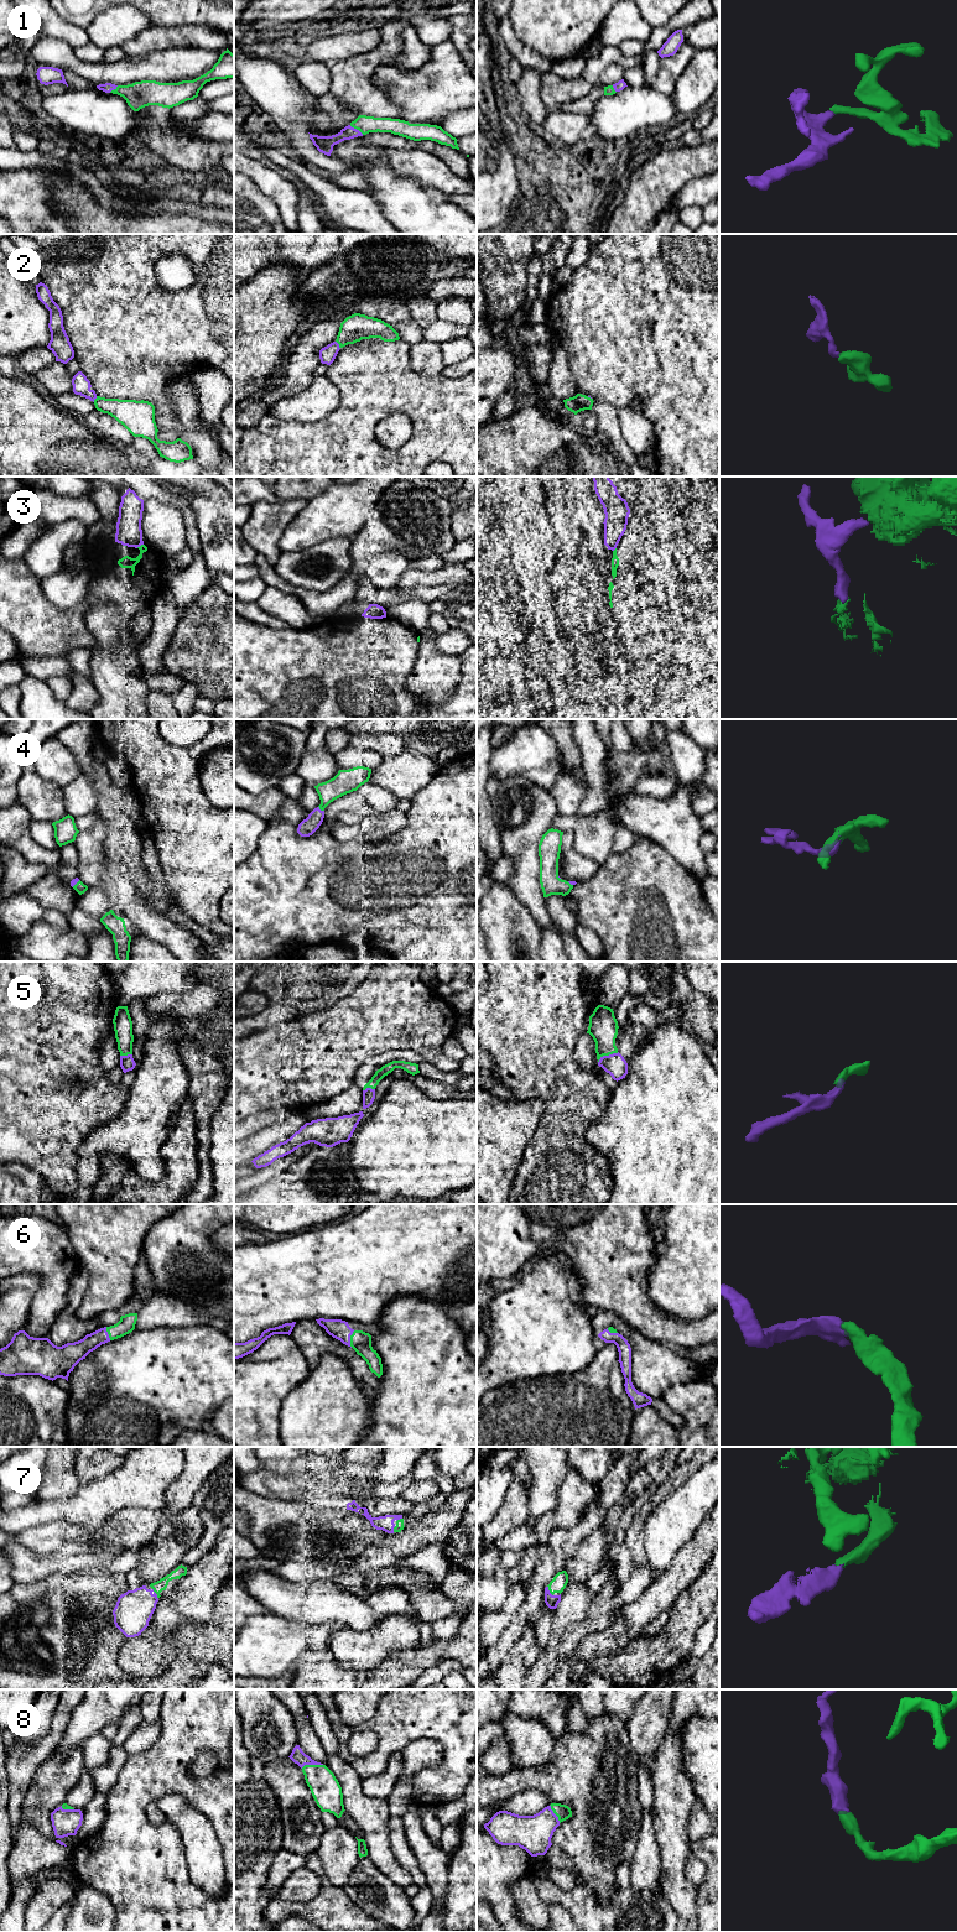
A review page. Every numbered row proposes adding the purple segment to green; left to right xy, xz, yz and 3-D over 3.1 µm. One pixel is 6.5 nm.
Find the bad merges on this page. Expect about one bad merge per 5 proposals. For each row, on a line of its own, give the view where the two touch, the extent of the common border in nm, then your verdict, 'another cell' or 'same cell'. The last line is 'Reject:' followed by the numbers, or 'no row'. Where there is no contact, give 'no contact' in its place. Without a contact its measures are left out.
1: xz | 110 nm | same cell
2: xz | 60 nm | same cell
3: xy | 50 nm | another cell
4: xz | 50 nm | same cell
5: yz | 150 nm | same cell
6: xz | 110 nm | same cell
7: xy | 80 nm | same cell
8: xz | 150 nm | same cell
Reject: 3

